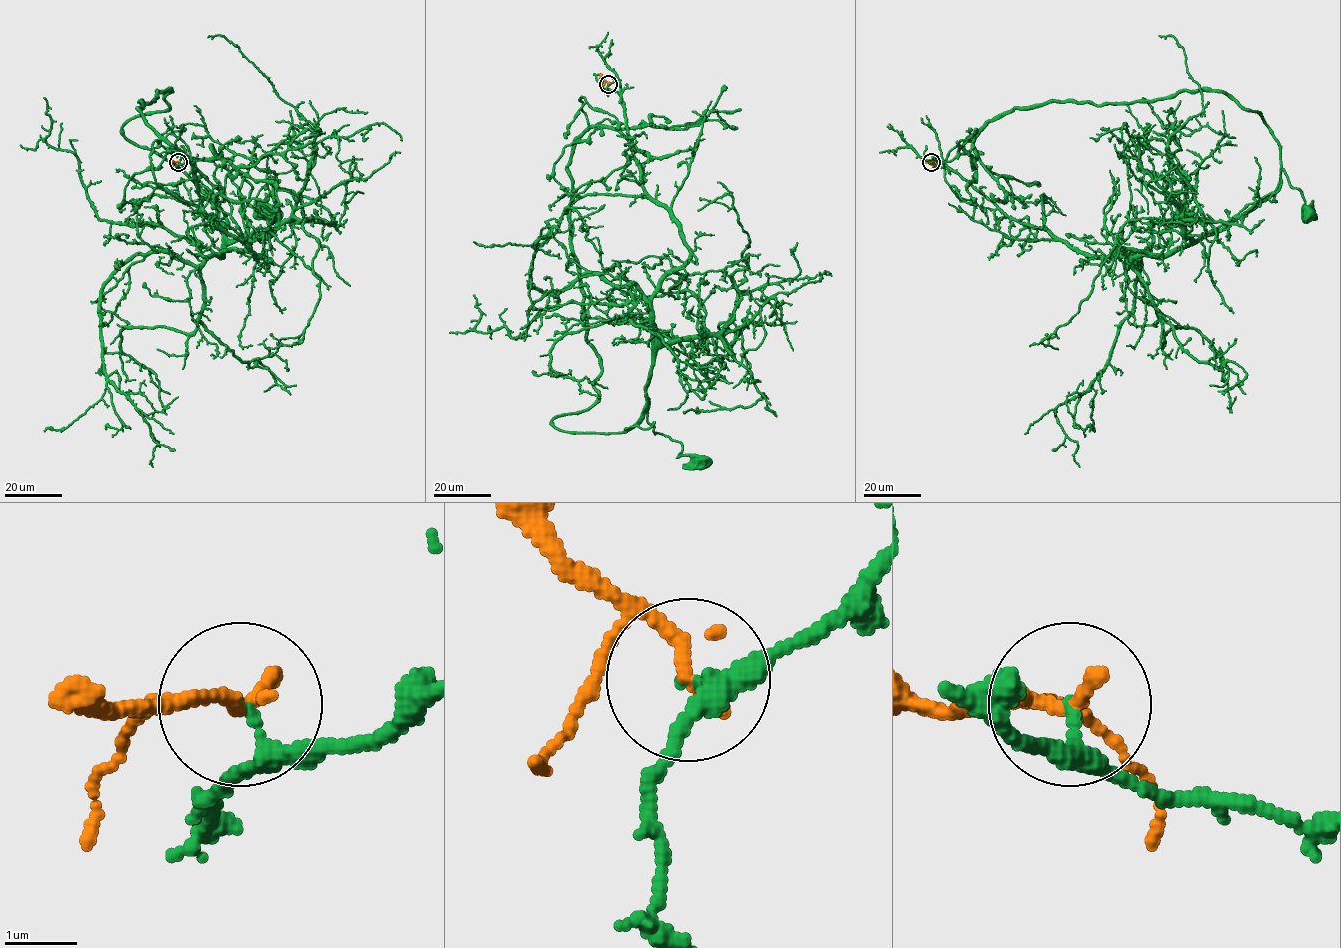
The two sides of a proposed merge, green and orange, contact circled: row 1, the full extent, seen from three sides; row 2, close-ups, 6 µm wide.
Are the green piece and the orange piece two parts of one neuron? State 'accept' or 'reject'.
reject

